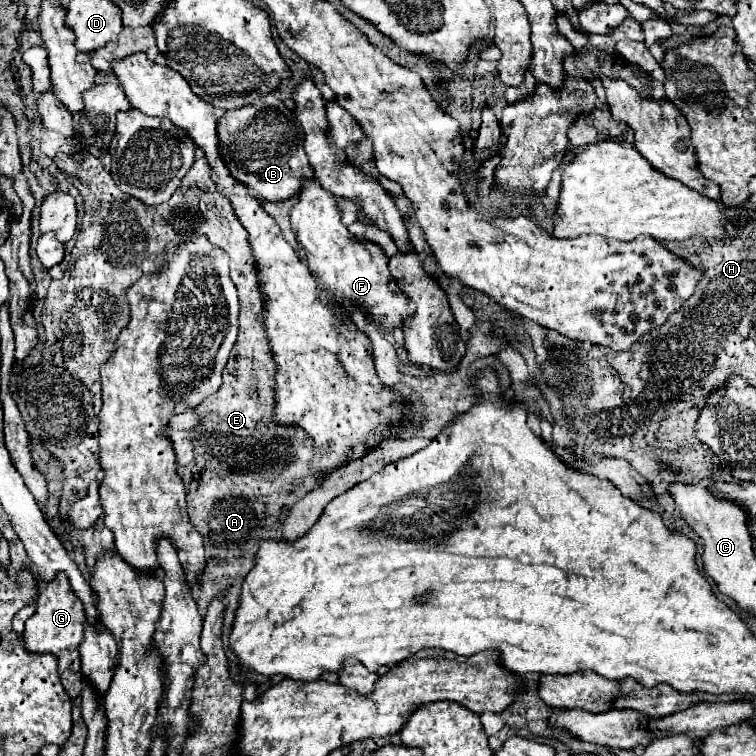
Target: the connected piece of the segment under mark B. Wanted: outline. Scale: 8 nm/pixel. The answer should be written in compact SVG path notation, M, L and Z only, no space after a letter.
M274 94L260 96L254 104L226 112L220 118L220 148L234 178L268 202L296 196L304 180L314 176L306 152L302 152L302 126Z

